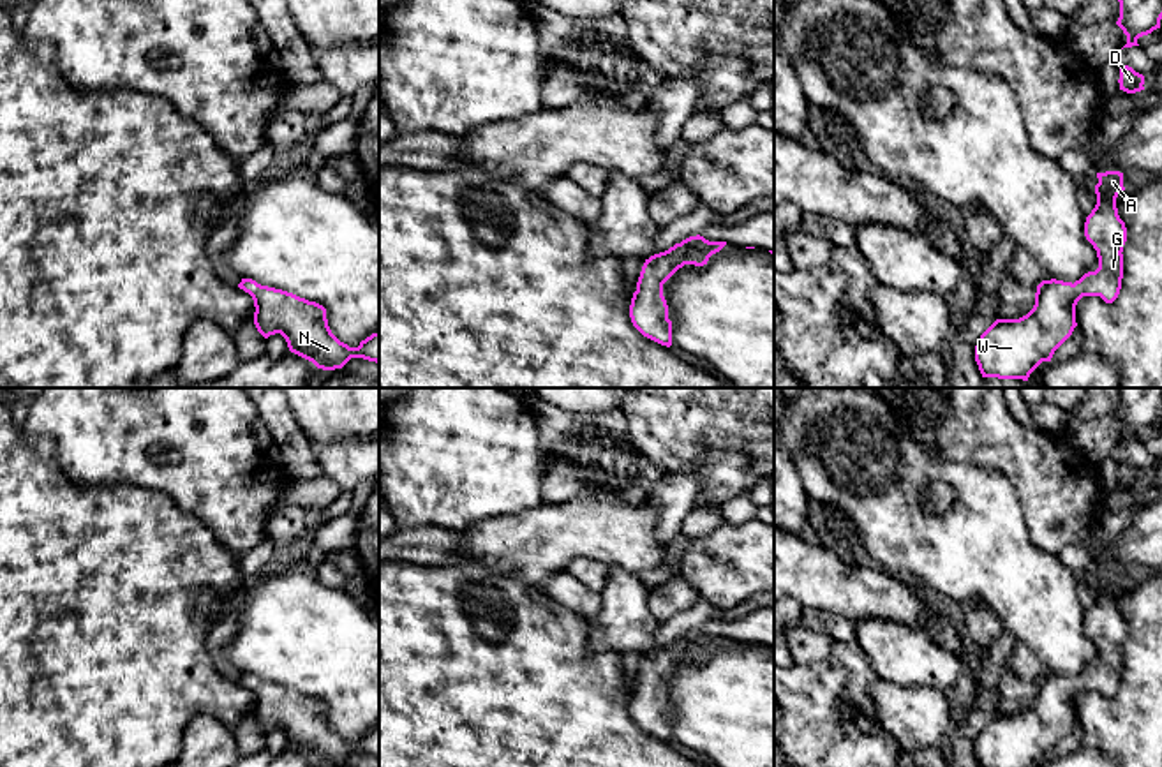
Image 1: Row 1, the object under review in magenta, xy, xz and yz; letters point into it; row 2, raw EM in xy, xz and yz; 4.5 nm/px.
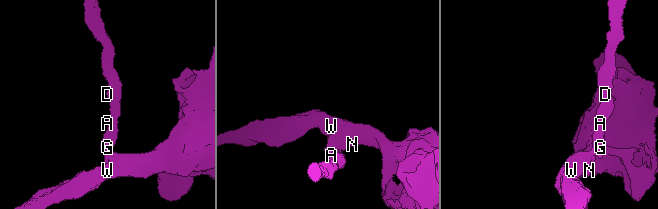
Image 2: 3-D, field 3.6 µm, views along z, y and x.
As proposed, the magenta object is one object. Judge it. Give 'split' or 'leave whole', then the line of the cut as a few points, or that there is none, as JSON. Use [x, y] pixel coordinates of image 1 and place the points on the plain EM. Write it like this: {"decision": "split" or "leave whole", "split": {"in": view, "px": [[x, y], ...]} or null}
{"decision": "leave whole", "split": null}

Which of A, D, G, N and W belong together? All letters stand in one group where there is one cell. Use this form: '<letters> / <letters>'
A D G N W

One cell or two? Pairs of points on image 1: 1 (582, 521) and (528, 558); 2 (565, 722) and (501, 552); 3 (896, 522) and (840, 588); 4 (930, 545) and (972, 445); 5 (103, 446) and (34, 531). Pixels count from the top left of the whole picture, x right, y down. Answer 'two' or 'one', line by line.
1: one
2: two
3: two
4: two
5: two

